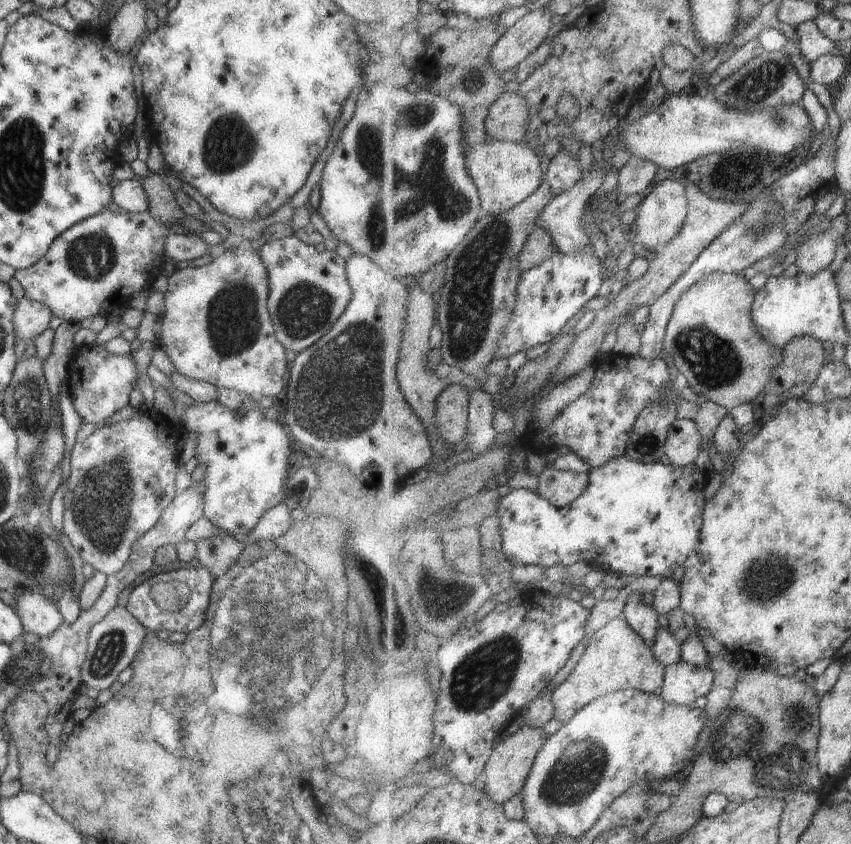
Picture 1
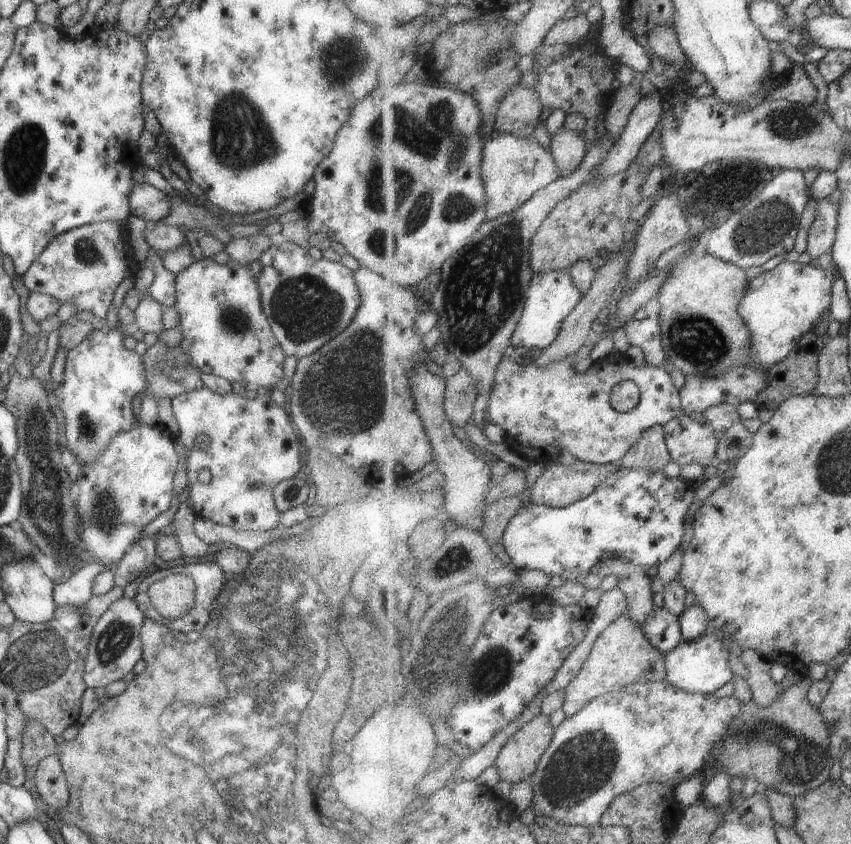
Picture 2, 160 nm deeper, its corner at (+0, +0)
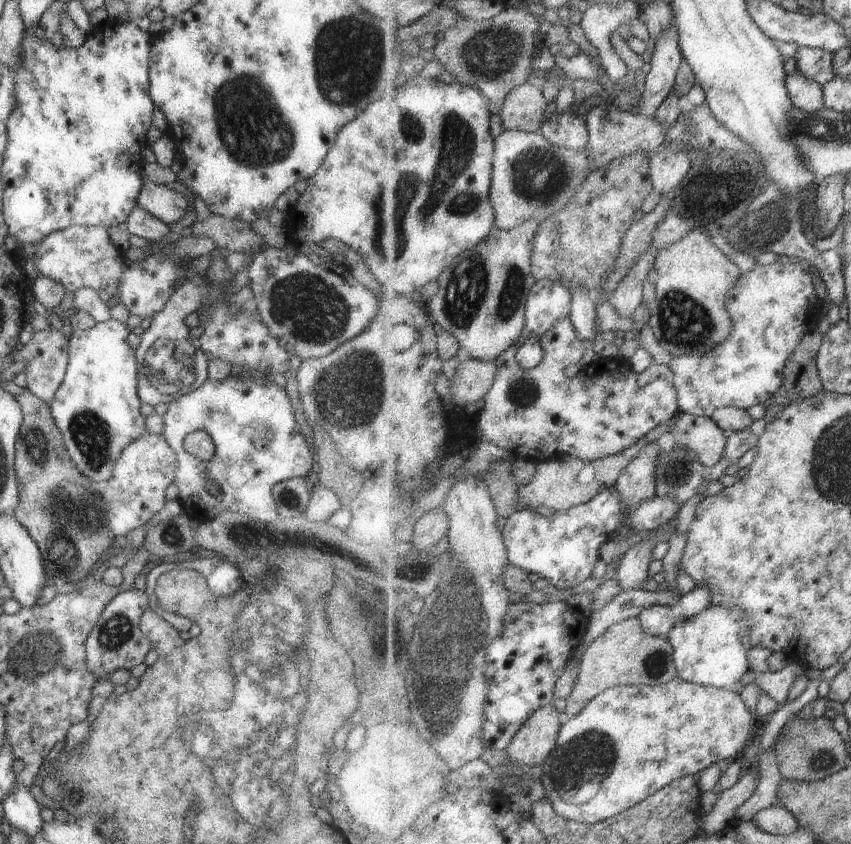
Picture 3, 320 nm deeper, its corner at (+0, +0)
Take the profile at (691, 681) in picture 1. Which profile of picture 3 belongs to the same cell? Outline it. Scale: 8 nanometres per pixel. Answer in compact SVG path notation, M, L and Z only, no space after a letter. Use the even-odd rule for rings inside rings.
M711 604L694 617L681 617L675 621L668 639L674 648L678 677L692 683L711 685L737 691L745 672L749 670L752 642L748 612L740 606Z

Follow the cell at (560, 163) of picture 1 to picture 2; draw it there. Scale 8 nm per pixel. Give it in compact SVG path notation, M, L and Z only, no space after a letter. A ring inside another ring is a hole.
M561 126L551 136L549 149L554 154L562 174L575 170L586 155L585 135Z

